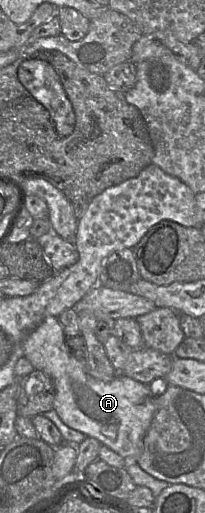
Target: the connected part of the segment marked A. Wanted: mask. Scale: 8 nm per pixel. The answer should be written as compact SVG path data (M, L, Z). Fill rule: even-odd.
M49 316L31 331L23 340L23 357L27 358L35 370L49 375L55 387L53 410L70 428L88 437L94 437L103 445L128 461L136 461L142 451L142 441L149 429L156 411L156 397L149 384L144 384L123 374L117 374L111 381L102 381L87 373L84 361L72 356L66 346L66 335L58 317Z

